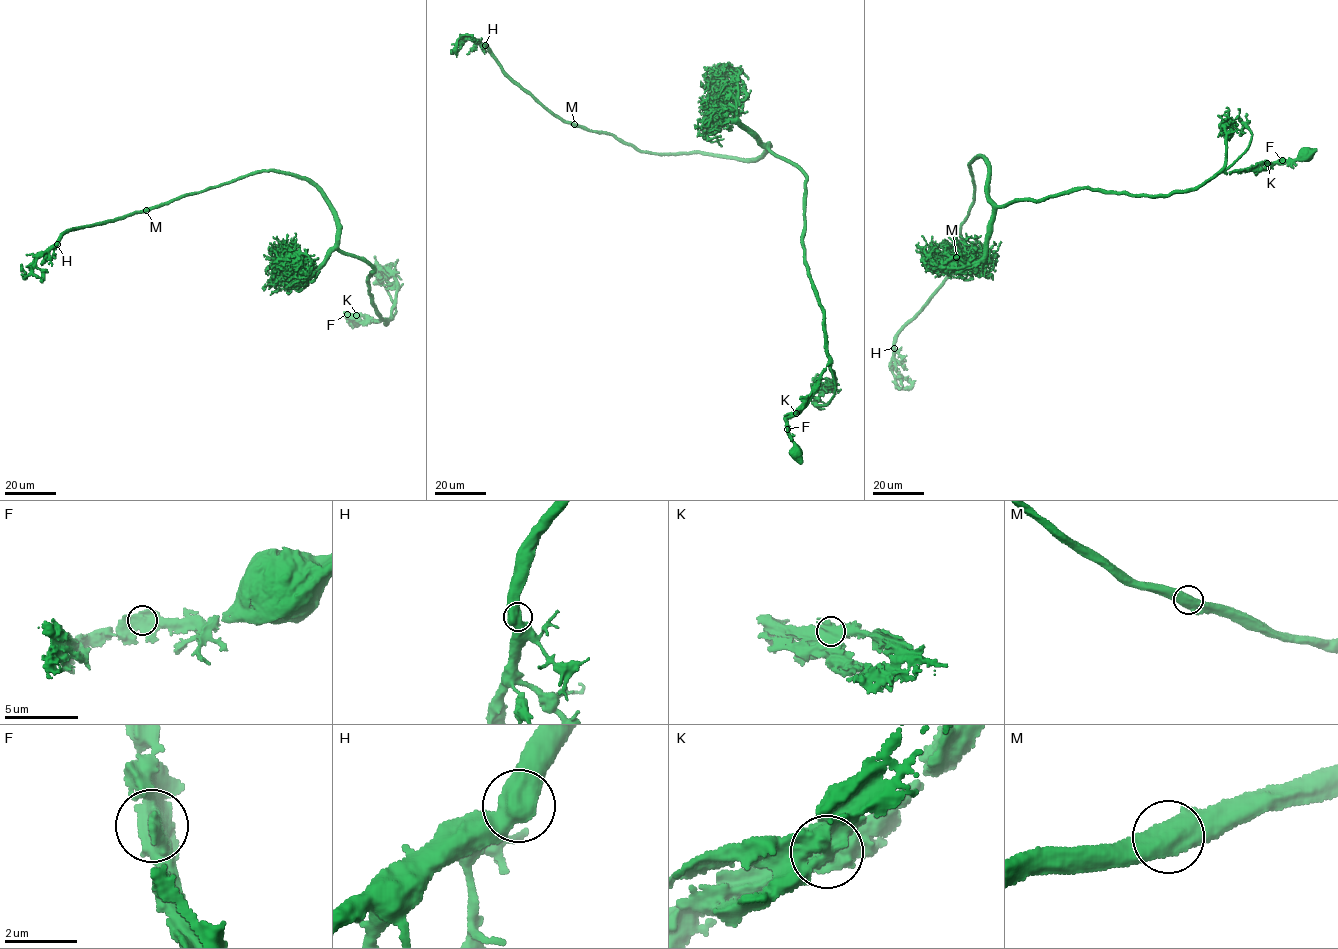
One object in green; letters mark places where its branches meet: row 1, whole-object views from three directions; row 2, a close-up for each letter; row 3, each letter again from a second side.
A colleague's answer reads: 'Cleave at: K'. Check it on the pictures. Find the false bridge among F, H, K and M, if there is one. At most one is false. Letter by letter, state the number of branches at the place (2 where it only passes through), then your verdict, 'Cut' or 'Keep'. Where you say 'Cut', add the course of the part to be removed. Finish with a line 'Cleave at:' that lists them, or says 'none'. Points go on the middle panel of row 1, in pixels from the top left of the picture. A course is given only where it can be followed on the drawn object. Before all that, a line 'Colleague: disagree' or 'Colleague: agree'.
Colleague: disagree
F: Branches: 2. Keep
H: Branches: 2. Keep
K: Branches: 2. Keep
M: Branches: 2. Keep
Cleave at: none

